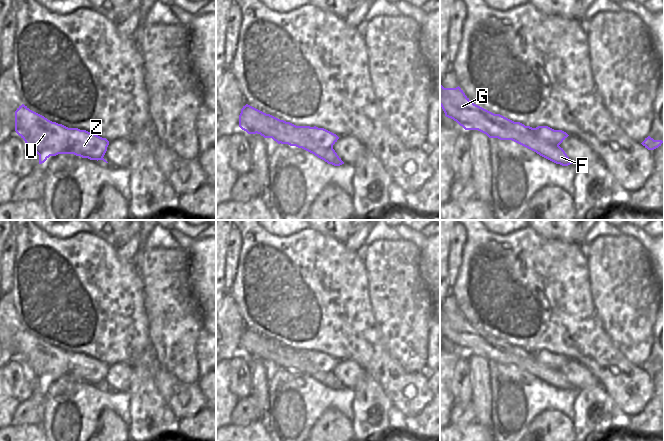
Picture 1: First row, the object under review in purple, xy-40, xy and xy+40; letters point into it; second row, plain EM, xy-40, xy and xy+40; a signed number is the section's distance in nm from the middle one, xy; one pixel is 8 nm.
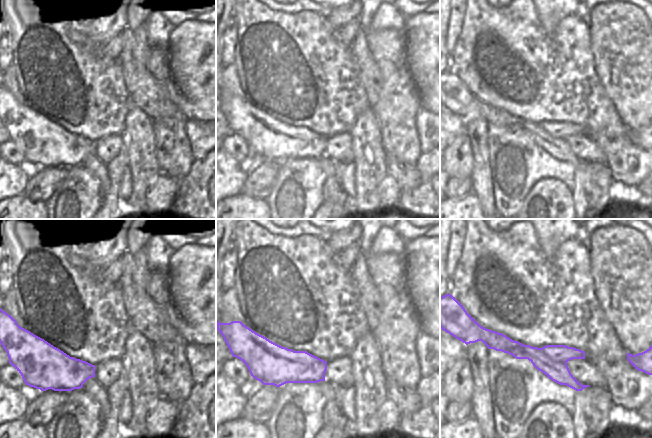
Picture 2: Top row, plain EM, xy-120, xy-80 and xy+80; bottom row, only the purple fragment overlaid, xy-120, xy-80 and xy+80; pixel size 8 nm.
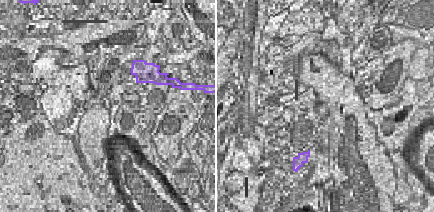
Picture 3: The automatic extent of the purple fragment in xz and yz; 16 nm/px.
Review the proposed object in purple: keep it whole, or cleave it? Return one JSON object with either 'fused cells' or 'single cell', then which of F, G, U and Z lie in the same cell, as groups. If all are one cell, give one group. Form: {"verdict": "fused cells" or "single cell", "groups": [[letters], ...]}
{"verdict": "fused cells", "groups": [["F", "G"], ["U", "Z"]]}

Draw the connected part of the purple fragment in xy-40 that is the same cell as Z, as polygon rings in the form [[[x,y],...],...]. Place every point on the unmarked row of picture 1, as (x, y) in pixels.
[[[24,328],[15,335],[15,355],[28,373],[39,379],[39,388],[58,378],[74,378],[98,385],[109,369],[106,362],[52,346]]]

